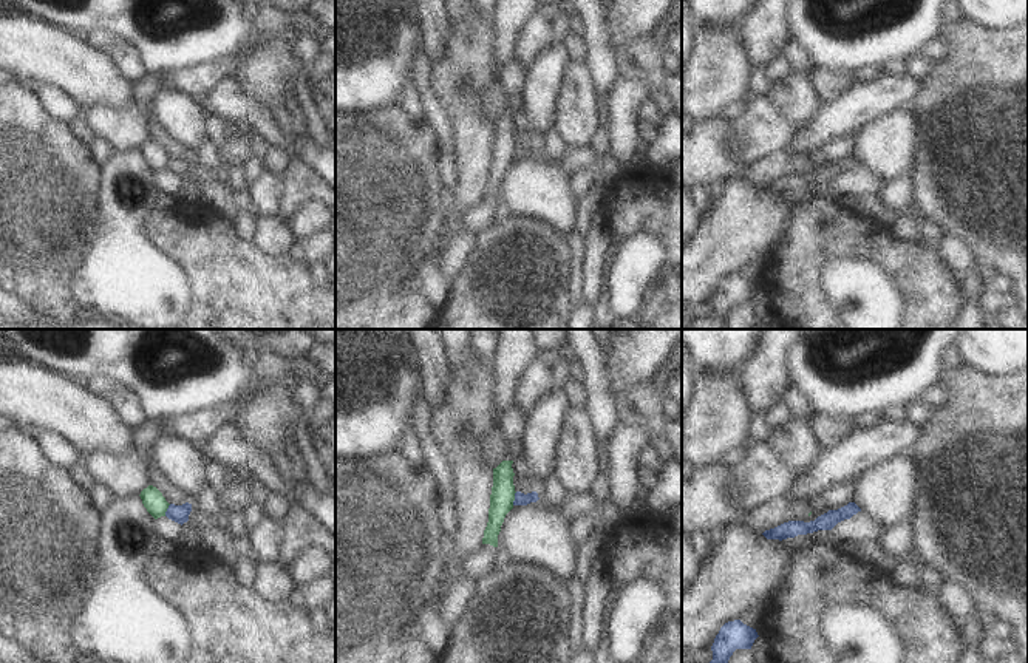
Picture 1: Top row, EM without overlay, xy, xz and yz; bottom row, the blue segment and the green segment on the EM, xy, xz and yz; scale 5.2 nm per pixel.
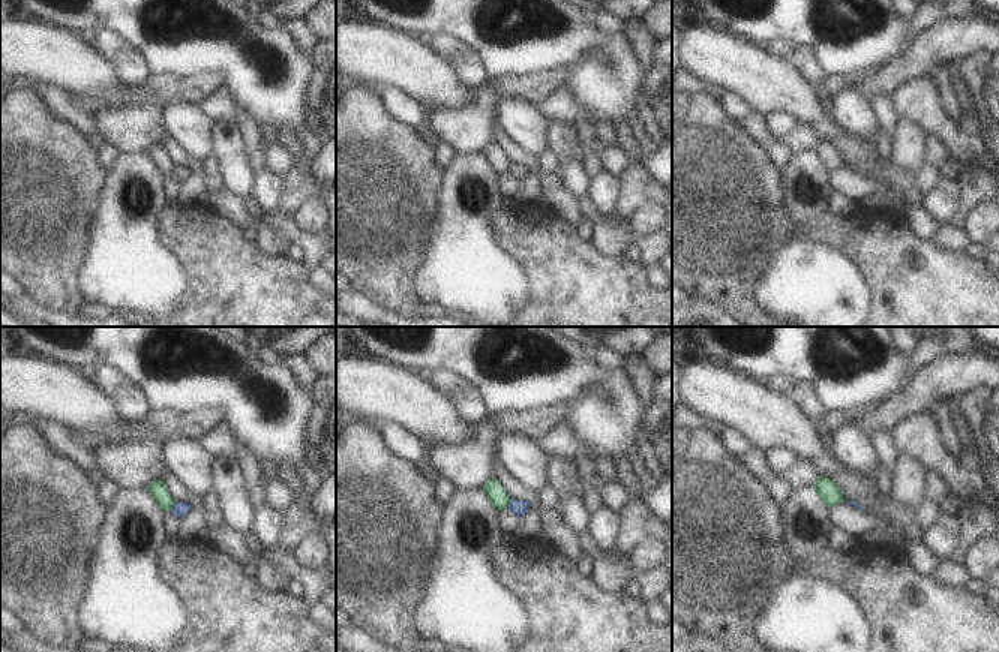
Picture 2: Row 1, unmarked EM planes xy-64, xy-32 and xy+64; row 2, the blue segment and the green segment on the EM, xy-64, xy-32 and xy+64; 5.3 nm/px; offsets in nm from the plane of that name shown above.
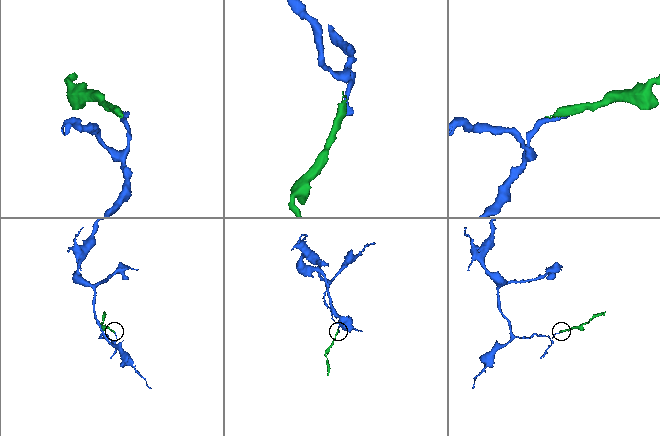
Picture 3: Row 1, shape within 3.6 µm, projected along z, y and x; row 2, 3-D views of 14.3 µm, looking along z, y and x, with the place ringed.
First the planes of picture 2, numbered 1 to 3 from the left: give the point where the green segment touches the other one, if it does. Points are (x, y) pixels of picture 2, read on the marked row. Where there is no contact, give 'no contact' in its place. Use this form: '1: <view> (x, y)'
1: xy-64 (173, 507)
2: xy-32 (509, 504)
3: no contact

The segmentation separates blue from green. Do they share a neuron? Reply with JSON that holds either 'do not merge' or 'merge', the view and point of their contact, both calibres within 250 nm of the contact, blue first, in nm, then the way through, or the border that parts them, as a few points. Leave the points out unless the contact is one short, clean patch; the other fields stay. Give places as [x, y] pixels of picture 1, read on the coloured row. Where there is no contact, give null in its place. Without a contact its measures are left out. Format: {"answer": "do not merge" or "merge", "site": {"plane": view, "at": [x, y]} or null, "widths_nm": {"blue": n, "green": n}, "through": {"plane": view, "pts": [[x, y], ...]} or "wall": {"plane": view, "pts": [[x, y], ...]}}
{"answer": "do not merge", "site": {"plane": "xz", "at": [515, 498]}, "widths_nm": {"blue": 60, "green": 130}, "wall": {"plane": "xz", "pts": [[517, 492], [512, 504]]}}

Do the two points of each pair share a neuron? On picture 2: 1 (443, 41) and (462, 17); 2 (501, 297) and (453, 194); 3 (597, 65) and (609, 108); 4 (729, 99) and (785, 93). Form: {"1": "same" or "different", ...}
{"1": "different", "2": "same", "3": "same", "4": "different"}

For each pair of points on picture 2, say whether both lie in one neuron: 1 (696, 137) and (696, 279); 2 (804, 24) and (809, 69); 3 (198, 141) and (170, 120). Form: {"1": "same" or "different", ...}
{"1": "same", "2": "different", "3": "same"}

